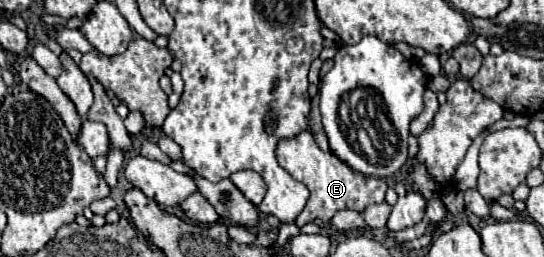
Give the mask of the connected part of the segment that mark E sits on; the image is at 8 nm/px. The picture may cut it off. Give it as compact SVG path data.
M308 130L300 132L298 136L294 136L290 140L280 140L278 148L276 148L276 156L278 156L278 164L294 180L306 184L306 188L310 190L308 204L302 210L302 214L298 216L296 224L308 224L316 218L320 218L322 222L330 222L332 216L340 210L358 210L358 212L362 212L368 204L384 202L384 194L386 194L388 186L382 178L364 176L360 172L354 172L350 166L346 166L332 152L322 152L318 148L318 144L314 142L314 136Z

